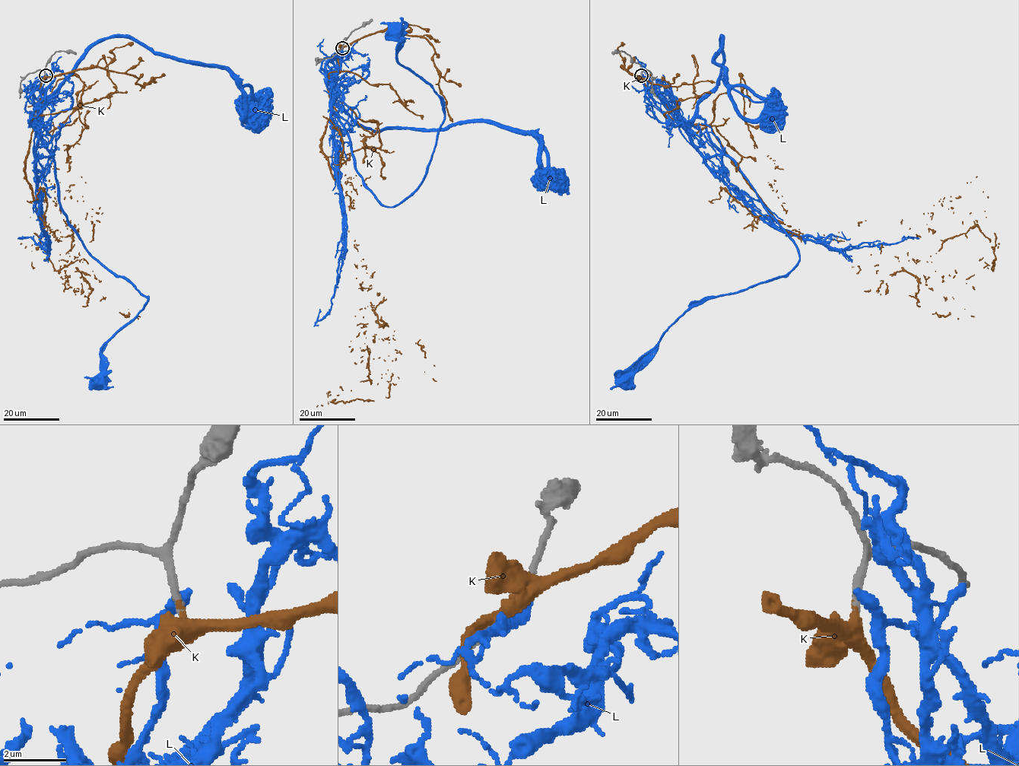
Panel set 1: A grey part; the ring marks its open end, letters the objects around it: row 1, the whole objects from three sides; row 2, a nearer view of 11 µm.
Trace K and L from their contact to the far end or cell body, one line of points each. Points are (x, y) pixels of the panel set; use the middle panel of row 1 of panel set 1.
K: (342, 48), (321, 150), (361, 290), (384, 297), (365, 343), (389, 383), (326, 392), (350, 391)
L: (342, 49), (331, 79), (353, 166), (395, 206), (423, 180), (444, 103), (398, 61), (395, 31)

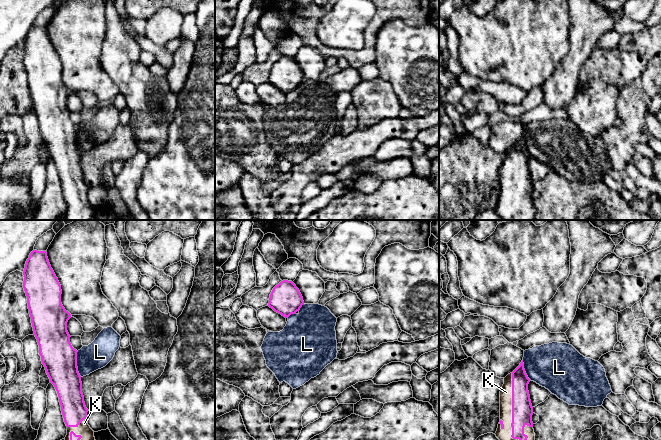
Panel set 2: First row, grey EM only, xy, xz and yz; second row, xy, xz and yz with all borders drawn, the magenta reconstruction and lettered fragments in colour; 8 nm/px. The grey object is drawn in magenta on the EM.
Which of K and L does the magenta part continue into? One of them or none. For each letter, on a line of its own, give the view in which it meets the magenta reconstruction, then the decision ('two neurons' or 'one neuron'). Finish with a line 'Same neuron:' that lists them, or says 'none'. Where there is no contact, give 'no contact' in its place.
K: meets magenta in yz; one neuron
L: meets magenta in xy; two neurons
Same neuron: K

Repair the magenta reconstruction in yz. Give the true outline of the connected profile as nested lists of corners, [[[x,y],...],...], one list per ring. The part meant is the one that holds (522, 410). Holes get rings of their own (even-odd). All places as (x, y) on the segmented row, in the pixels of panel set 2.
[[[523,360],[504,378],[500,391],[500,422],[495,433],[499,440],[535,440],[529,382]]]

